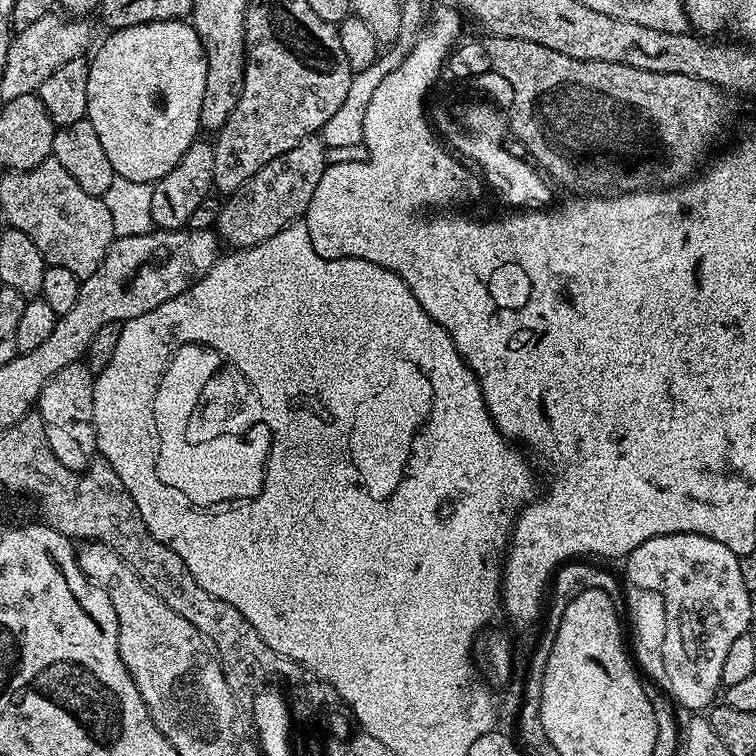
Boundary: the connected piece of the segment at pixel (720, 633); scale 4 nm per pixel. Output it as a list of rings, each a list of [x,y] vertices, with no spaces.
[[[666,534],[650,538],[650,542],[642,542],[642,546],[638,546],[623,561],[622,572],[632,571],[632,580],[636,580],[636,584],[644,584],[644,588],[648,588],[648,576],[652,576],[652,572],[660,572],[660,576],[656,576],[660,584],[652,584],[652,588],[656,588],[656,592],[664,592],[664,600],[668,600],[668,620],[672,620],[668,676],[672,676],[672,688],[676,688],[676,692],[671,692],[669,699],[681,709],[688,709],[688,712],[703,711],[715,701],[714,696],[716,694],[717,697],[722,686],[726,653],[738,637],[749,631],[752,596],[748,593],[747,582],[740,580],[744,576],[744,568],[740,564],[743,564],[741,557],[736,556],[730,546],[722,546],[722,542],[714,542],[714,538],[706,538],[702,534]]]

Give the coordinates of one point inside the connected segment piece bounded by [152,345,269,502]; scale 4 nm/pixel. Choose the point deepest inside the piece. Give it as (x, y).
(204, 474)

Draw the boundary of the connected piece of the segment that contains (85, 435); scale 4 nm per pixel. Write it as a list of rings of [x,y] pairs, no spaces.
[[[77,362],[58,370],[46,386],[42,386],[42,394],[38,401],[38,414],[44,423],[46,438],[50,448],[70,470],[83,473],[84,469],[97,459],[96,427],[94,426],[94,374],[87,363]]]

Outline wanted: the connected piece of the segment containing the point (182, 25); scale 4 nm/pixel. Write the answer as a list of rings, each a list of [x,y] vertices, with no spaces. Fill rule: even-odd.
[[[159,20],[107,33],[104,45],[91,53],[86,82],[88,119],[94,126],[110,166],[117,176],[152,184],[161,180],[198,139],[202,94],[206,94],[206,58],[204,47],[191,23],[184,20]]]

